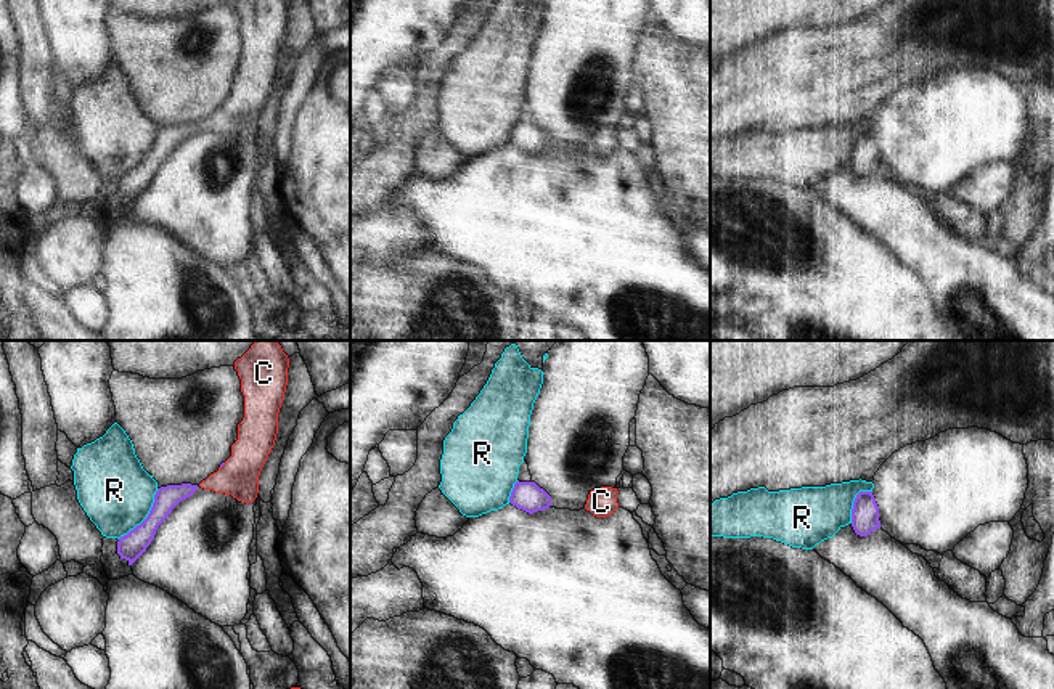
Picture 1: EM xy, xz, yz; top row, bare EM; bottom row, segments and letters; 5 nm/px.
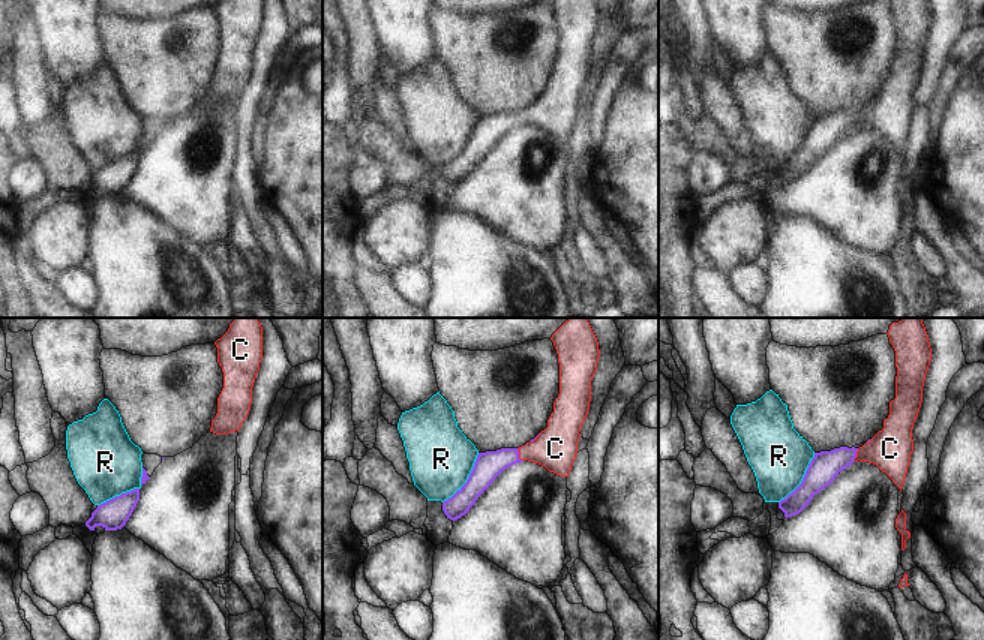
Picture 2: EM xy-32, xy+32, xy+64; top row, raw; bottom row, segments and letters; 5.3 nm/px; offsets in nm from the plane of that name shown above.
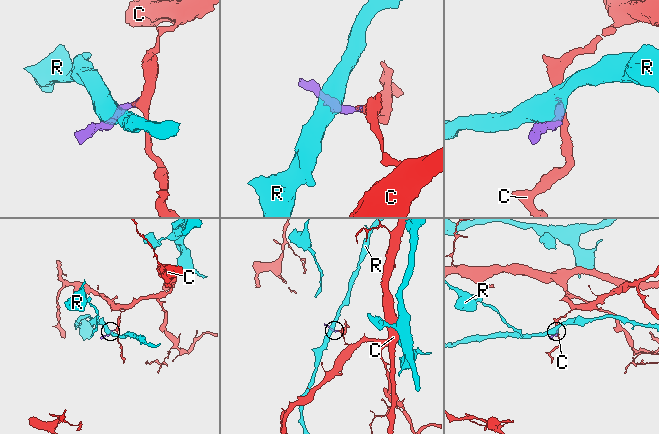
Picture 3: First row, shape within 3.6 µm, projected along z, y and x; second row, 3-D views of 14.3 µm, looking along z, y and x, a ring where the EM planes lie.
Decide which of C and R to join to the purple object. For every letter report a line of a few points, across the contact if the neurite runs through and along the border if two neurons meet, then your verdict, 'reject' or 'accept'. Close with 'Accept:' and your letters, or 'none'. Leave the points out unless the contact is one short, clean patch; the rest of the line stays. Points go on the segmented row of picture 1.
C: line xy (222, 463), (222, 464), (230, 464), (257, 431); accept
R: line xy (158, 489), (150, 513), (118, 538); reject
Accept: C

